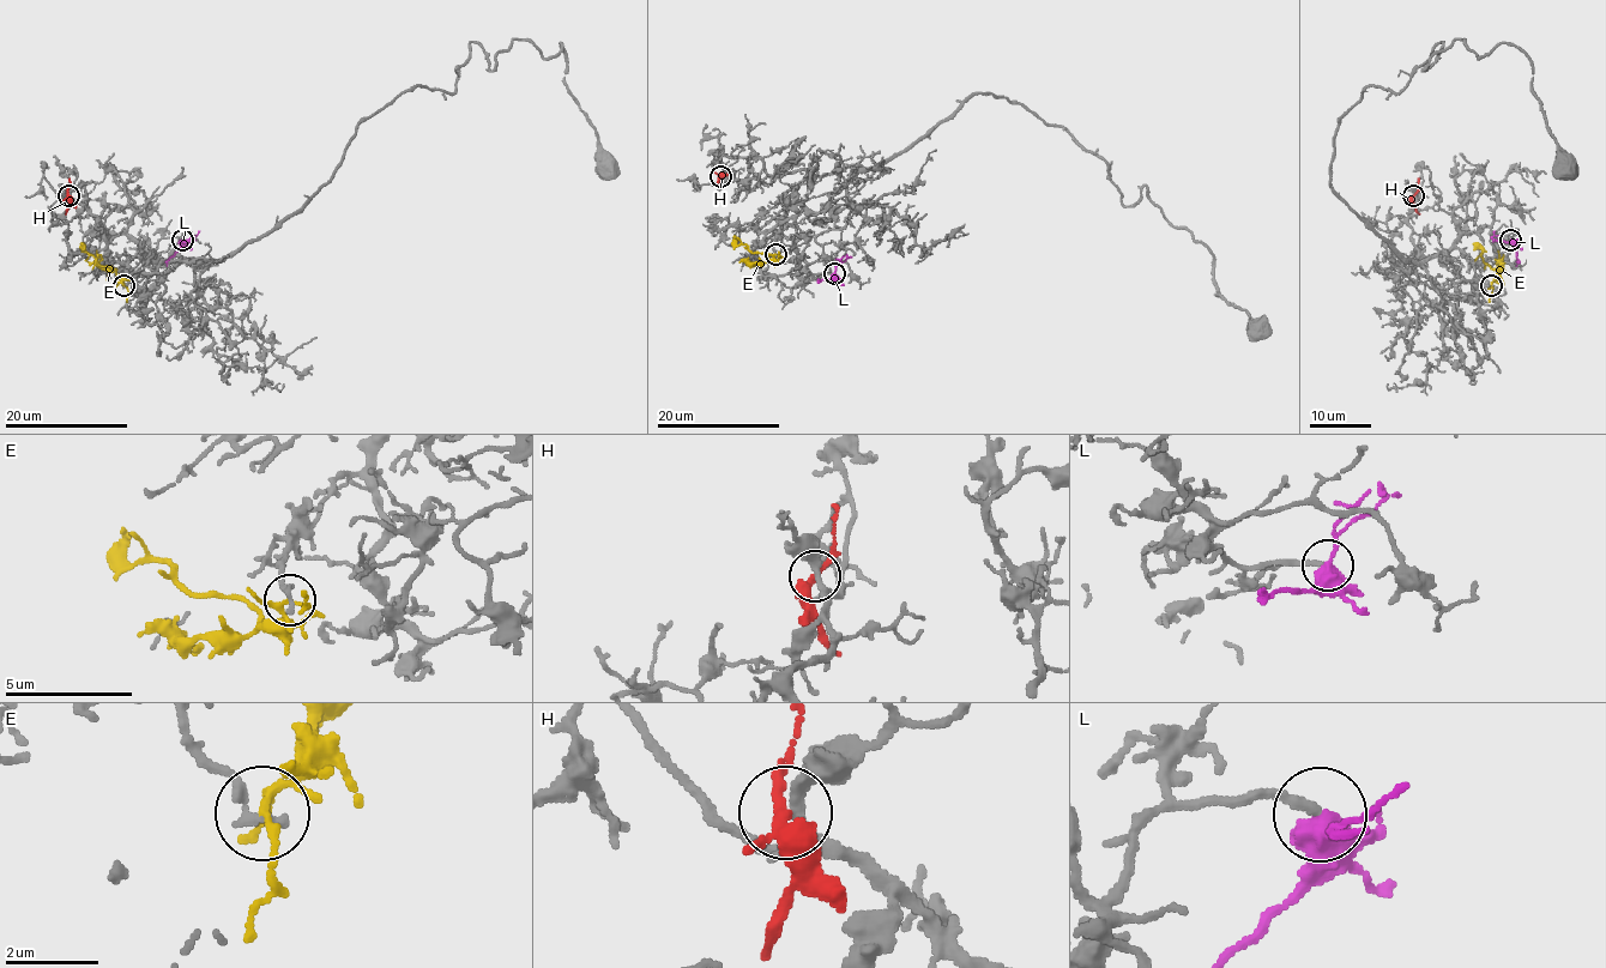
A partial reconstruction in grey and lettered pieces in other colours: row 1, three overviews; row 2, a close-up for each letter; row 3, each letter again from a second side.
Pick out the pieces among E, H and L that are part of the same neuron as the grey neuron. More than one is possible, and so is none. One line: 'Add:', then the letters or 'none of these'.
Add: L

